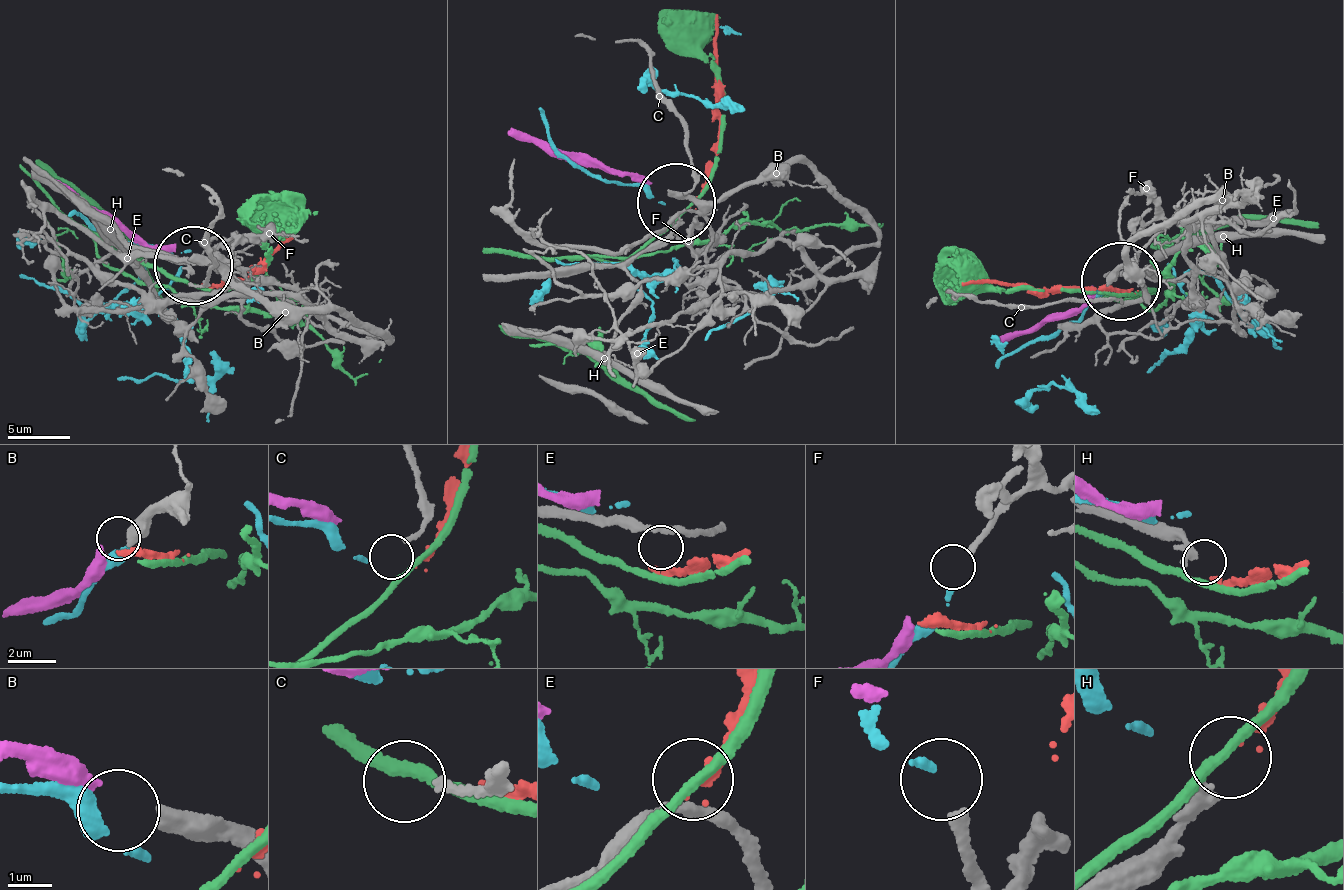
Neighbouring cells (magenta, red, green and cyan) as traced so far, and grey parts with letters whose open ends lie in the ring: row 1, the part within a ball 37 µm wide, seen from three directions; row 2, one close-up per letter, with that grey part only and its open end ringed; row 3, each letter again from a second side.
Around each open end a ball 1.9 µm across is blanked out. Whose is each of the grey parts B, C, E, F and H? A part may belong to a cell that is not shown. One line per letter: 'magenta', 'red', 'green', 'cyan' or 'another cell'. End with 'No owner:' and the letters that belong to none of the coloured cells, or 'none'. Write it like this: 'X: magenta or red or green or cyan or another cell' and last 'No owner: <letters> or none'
B: magenta
C: another cell
E: another cell
F: cyan
H: red
No owner: C, E

